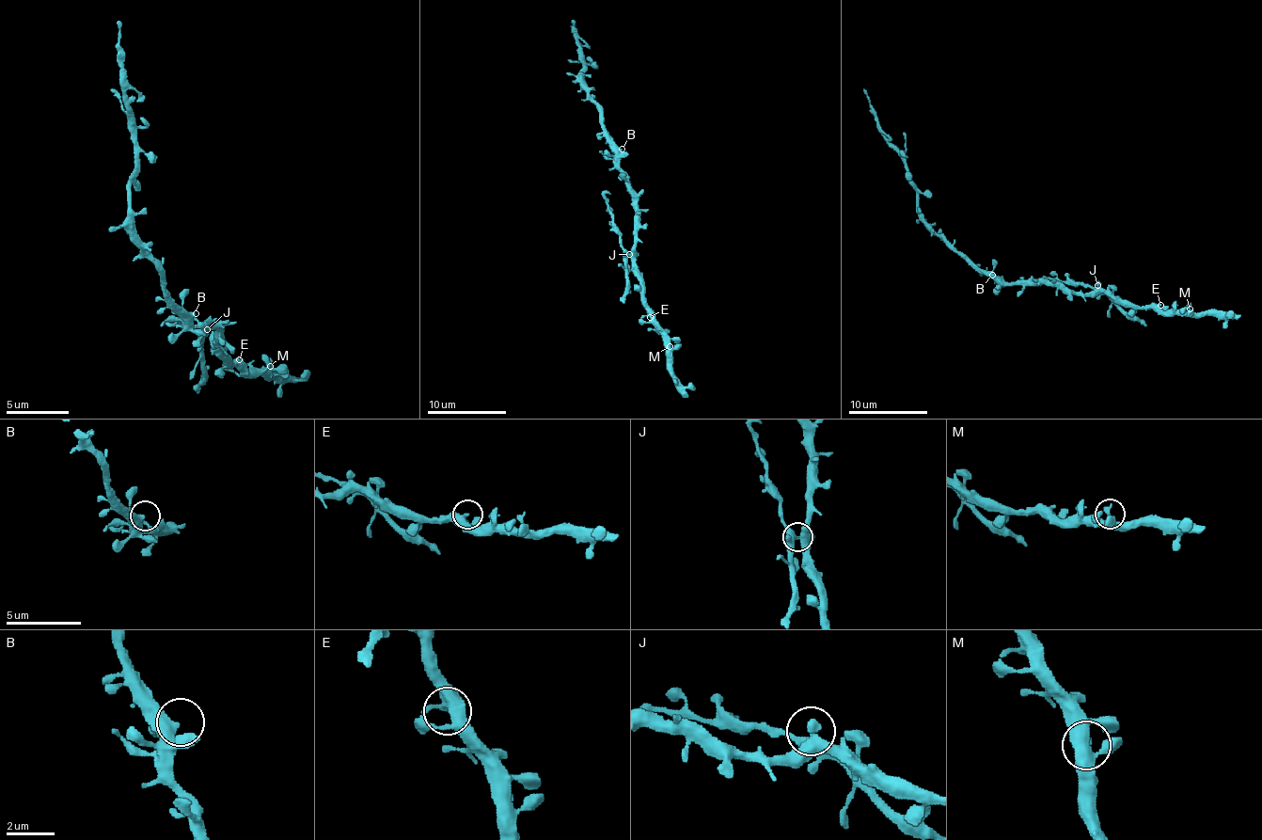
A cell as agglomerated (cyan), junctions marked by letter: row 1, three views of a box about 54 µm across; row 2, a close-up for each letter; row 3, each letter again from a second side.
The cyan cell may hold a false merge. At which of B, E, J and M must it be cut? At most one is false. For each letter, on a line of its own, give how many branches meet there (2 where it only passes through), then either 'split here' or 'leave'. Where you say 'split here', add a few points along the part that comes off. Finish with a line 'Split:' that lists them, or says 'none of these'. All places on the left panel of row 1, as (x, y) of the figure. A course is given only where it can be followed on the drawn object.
B: branches 3; leave
E: branches 3; leave
J: branches 3; split here; course (208, 328), (198, 332), (173, 319), (167, 323), (177, 319)
M: branches 3; leave
Split: J

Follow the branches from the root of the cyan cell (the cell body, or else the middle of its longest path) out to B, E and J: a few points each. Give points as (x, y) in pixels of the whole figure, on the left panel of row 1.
B: (189, 325), (189, 319), (196, 313)
E: (189, 325), (213, 325), (217, 328), (217, 341), (213, 341), (227, 354), (227, 359), (229, 363), (239, 359)
J: (189, 325), (213, 325), (217, 328), (217, 341), (208, 328)

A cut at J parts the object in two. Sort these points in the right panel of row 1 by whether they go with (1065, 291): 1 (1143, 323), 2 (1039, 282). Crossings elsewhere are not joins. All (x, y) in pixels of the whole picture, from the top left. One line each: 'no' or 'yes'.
1: no
2: yes

